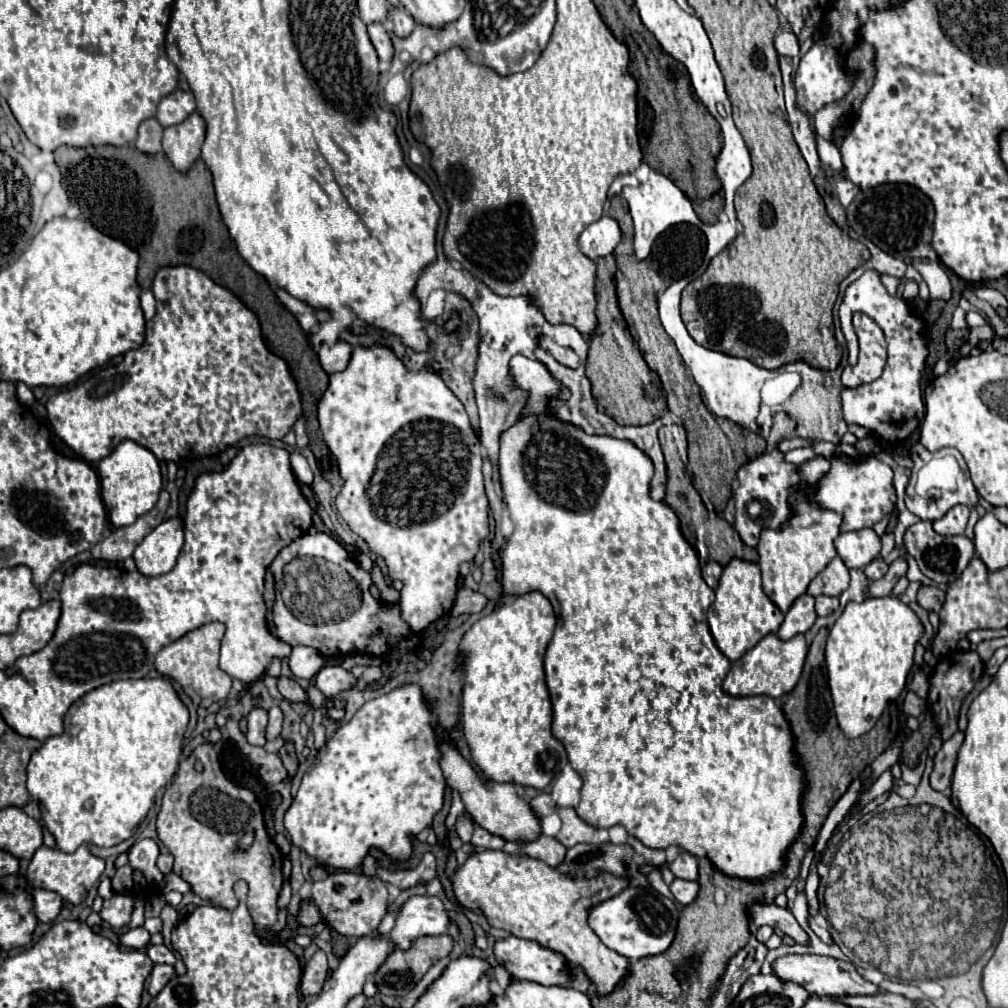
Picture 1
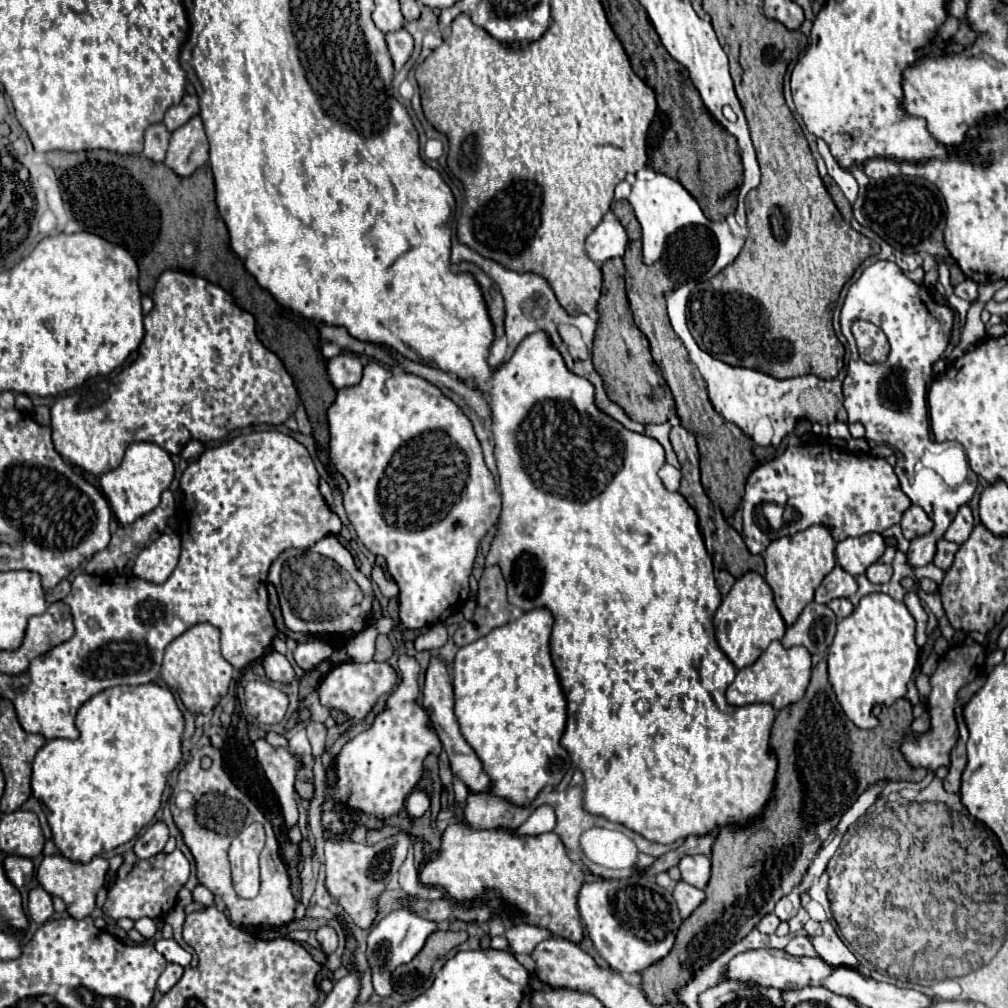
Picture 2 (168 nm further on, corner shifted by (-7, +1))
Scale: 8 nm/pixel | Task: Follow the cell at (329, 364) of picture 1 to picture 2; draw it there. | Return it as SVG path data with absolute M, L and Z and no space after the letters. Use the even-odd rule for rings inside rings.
M339 354L327 362L327 374L331 378L331 384L341 390L359 382L359 378L363 376L363 364L357 356Z

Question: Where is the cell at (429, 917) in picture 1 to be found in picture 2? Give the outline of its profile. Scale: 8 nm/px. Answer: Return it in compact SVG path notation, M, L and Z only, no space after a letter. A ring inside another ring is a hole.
M399 908L393 910L389 916L385 916L383 920L379 920L377 924L371 926L369 934L367 934L367 962L369 962L369 970L371 970L372 985L375 994L381 997L388 997L393 993L391 984L391 974L397 966L407 964L415 958L415 954L423 948L427 936L431 932L437 930L437 924L425 918L419 918L417 914Z

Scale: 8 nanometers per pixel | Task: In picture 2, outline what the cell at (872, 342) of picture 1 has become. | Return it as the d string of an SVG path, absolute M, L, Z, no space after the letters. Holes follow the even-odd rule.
M857 320L853 324L853 336L857 340L859 354L865 362L879 364L879 362L887 360L889 342L887 342L887 336L883 334L883 330L879 330L875 324L865 322L865 320Z

